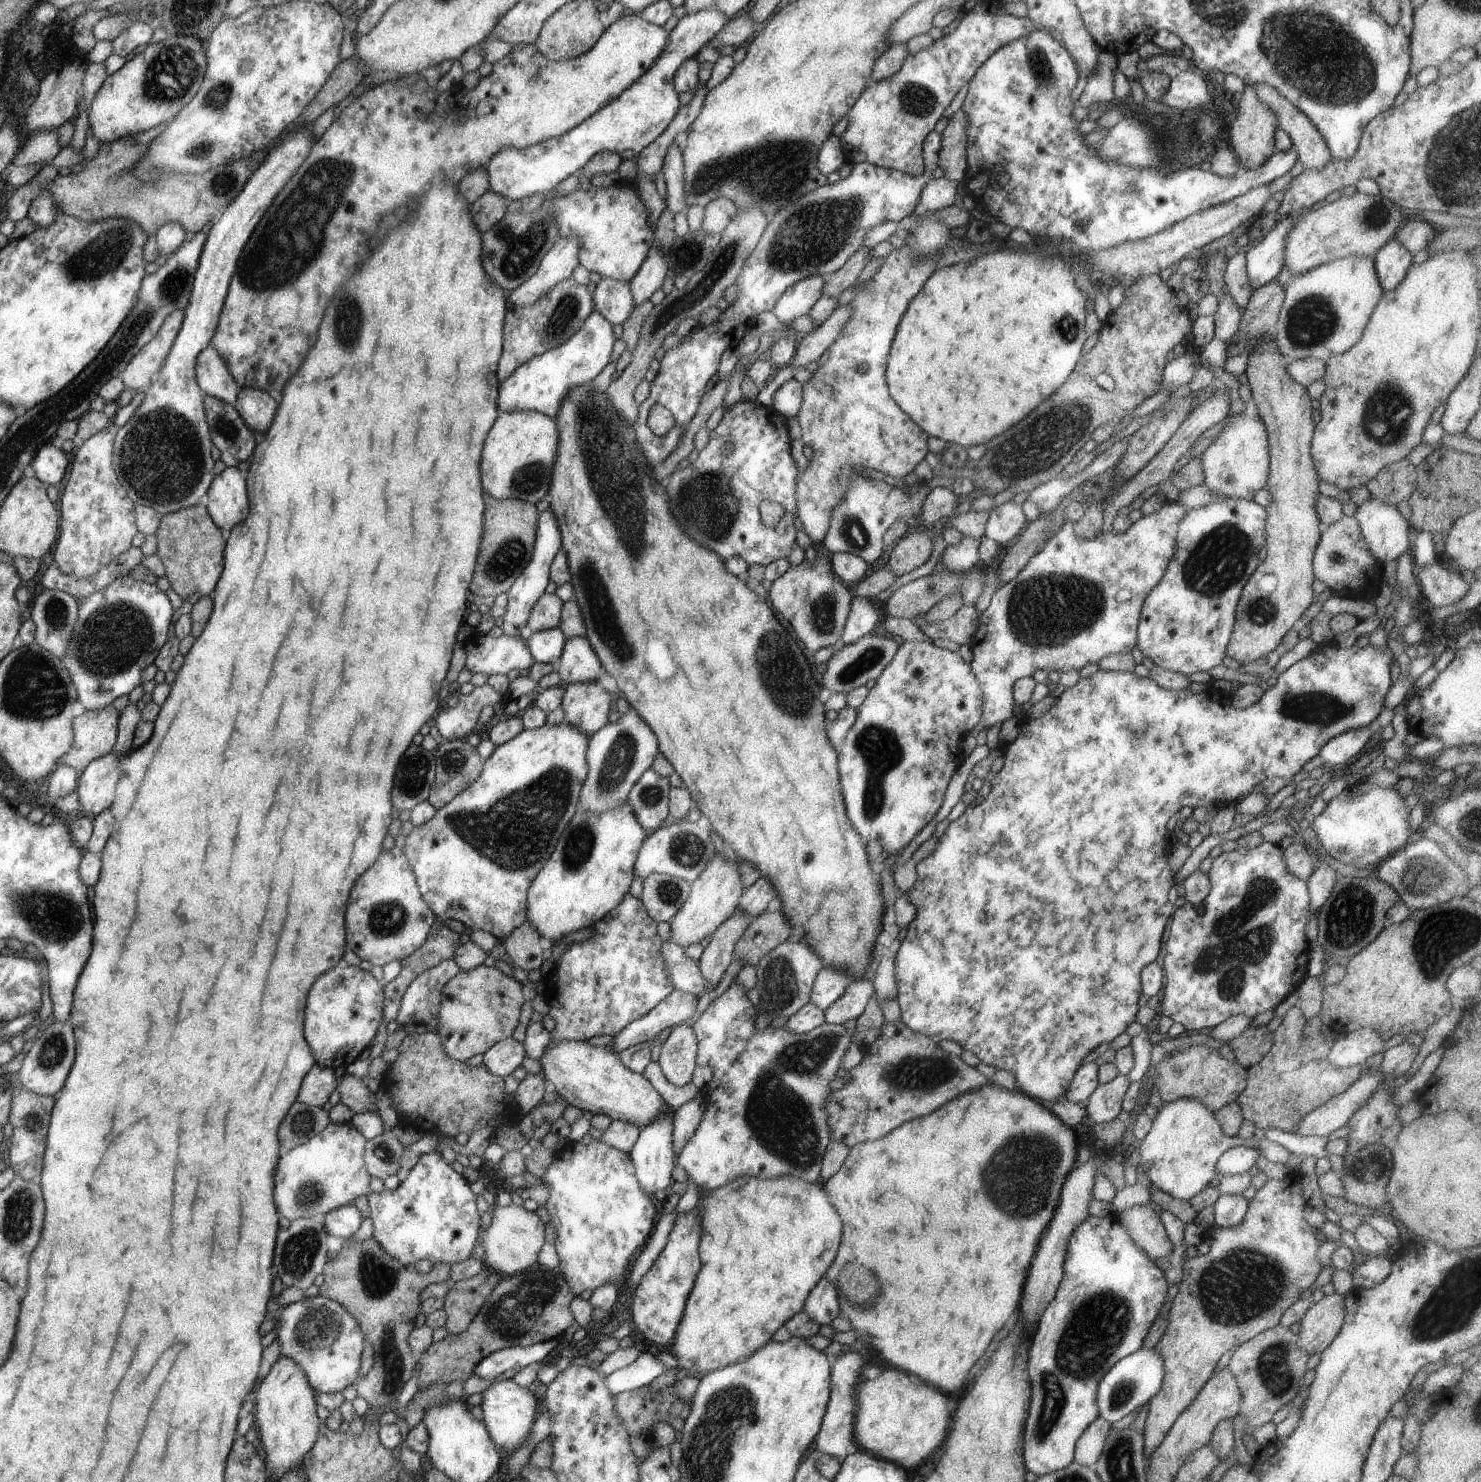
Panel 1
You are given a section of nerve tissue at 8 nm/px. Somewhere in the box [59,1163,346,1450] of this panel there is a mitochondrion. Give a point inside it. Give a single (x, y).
(300, 1252)

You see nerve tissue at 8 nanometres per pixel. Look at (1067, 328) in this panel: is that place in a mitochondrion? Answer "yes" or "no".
yes

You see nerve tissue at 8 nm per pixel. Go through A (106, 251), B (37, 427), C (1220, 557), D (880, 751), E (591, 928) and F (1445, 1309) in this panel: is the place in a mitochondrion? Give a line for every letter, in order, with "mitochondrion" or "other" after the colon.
A: mitochondrion
B: mitochondrion
C: mitochondrion
D: mitochondrion
E: other
F: mitochondrion

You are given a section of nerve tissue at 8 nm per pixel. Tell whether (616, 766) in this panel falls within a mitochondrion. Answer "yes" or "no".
yes

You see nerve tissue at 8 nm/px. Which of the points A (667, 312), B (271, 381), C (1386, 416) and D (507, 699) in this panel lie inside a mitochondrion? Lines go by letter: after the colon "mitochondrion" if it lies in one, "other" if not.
A: mitochondrion
B: other
C: mitochondrion
D: other

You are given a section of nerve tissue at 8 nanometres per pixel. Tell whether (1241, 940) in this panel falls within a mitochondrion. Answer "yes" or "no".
yes

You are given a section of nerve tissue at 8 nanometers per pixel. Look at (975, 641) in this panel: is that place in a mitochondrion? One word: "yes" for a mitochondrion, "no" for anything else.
no

